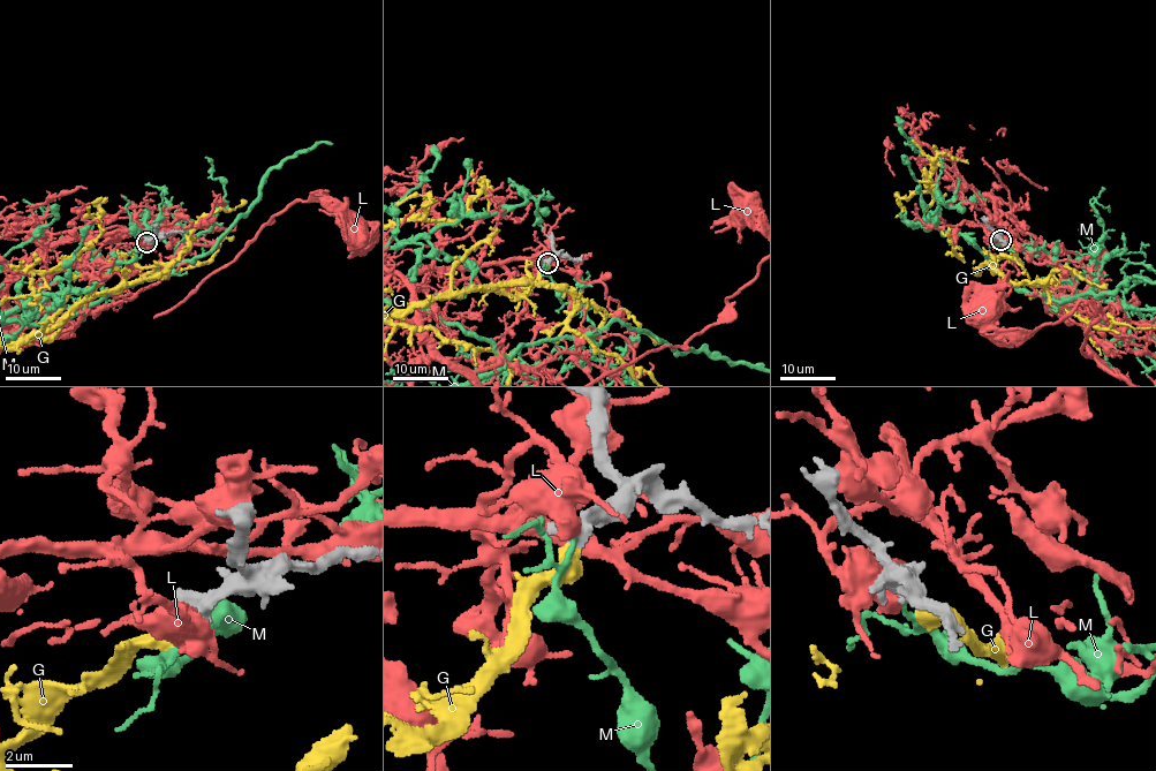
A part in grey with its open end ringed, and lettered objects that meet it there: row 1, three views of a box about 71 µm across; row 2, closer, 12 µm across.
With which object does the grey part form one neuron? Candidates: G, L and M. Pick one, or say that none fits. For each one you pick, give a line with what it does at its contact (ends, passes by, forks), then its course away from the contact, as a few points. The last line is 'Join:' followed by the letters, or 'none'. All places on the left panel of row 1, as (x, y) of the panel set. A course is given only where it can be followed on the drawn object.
G: it ends
Join: G

